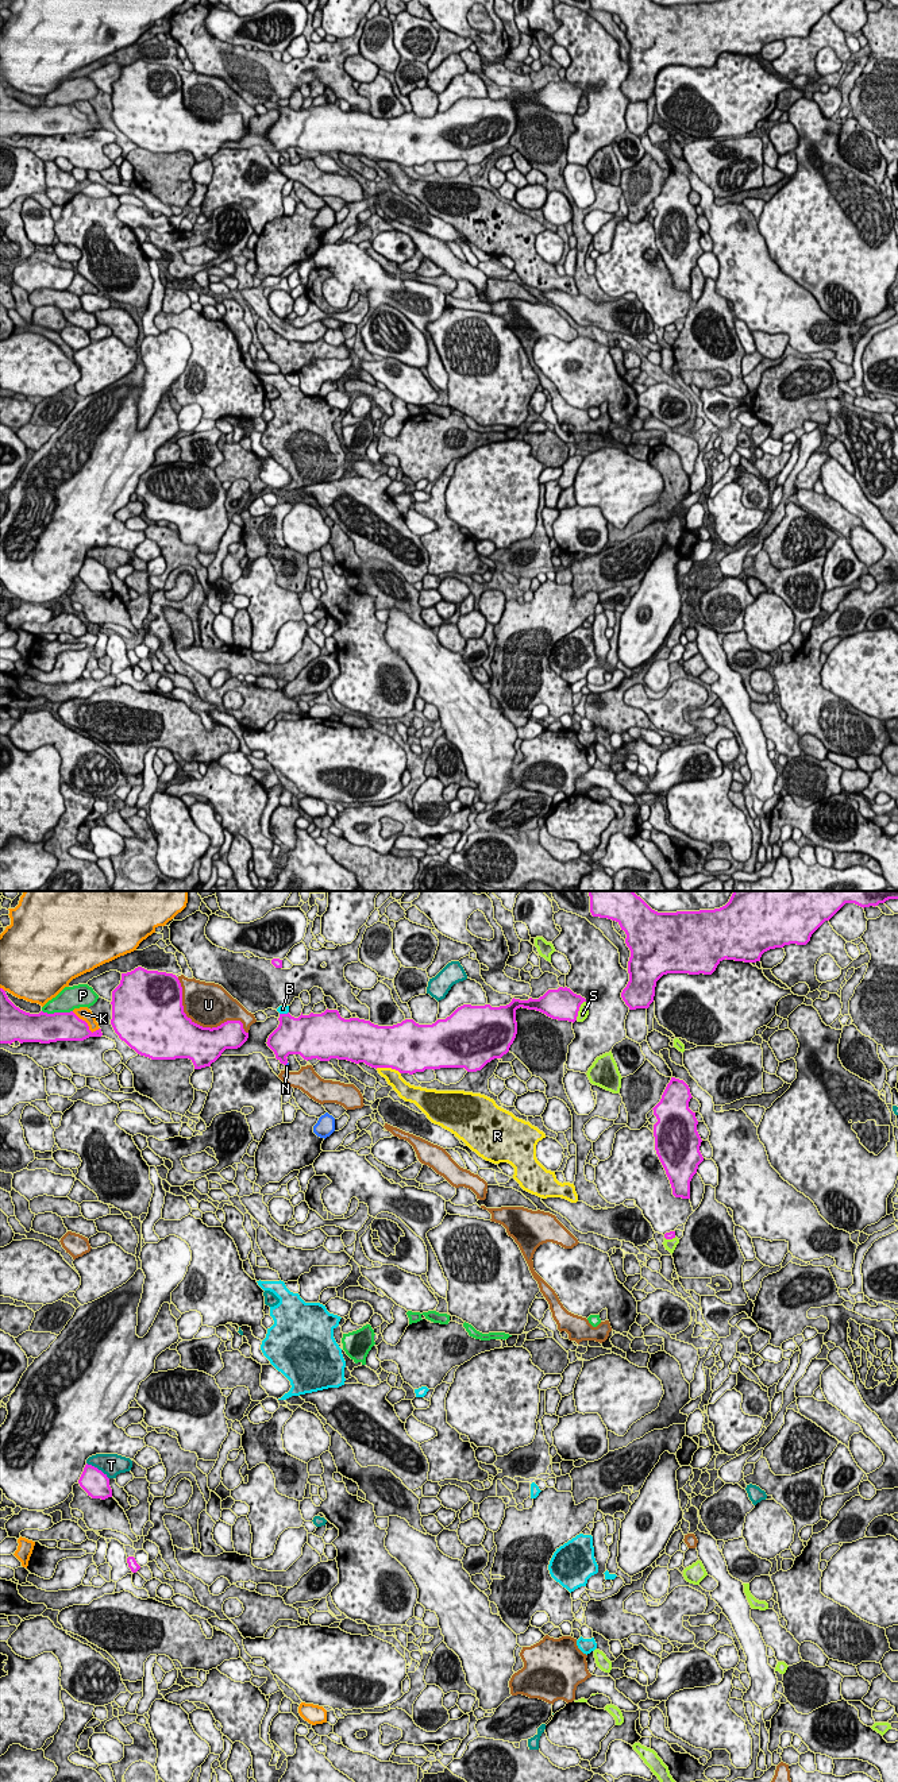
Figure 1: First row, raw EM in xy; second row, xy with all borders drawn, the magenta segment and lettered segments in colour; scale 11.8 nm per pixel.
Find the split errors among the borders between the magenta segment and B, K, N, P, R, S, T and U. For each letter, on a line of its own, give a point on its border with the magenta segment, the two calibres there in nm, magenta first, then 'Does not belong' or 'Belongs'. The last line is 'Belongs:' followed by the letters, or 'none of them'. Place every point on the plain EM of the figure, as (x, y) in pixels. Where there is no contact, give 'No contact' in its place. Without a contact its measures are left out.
B: Touches magenta at xy (284, 107). Thickness 380 nm (magenta) against 100 nm. Does not belong
K: Touches magenta at xy (87, 116). Thickness 360 nm (magenta) against 160 nm. Does not belong
N: No contact. Belongs
P: Touches magenta at xy (57, 105). Thickness 360 nm (magenta) against 280 nm. Does not belong
R: Touches magenta at xy (388, 159). Thickness 500 nm (magenta) against 190 nm. Does not belong
S: Touches magenta at xy (578, 103). Thickness 380 nm (magenta) against 130 nm. Does not belong
T: Touches magenta at xy (96, 560). Thickness 320 nm (magenta) against 260 nm. Does not belong
U: Touches magenta at xy (199, 118). Thickness 480 nm (magenta) against 480 nm. Does not belong
Belongs: N

